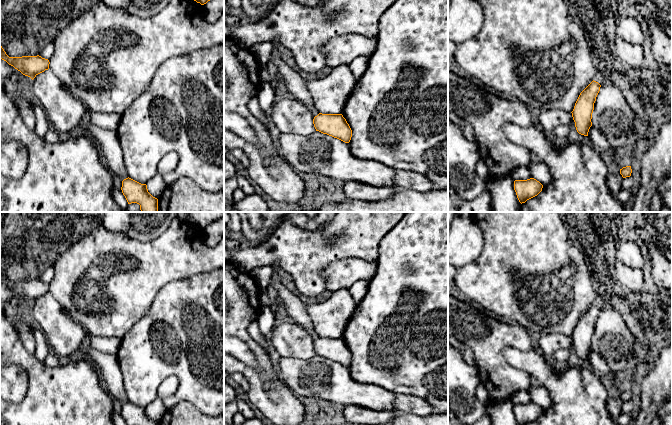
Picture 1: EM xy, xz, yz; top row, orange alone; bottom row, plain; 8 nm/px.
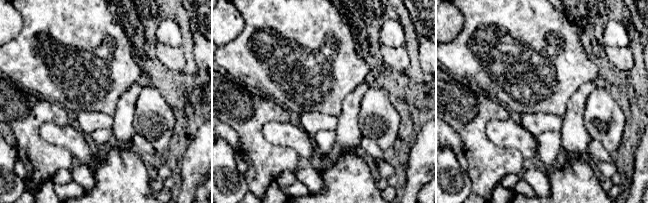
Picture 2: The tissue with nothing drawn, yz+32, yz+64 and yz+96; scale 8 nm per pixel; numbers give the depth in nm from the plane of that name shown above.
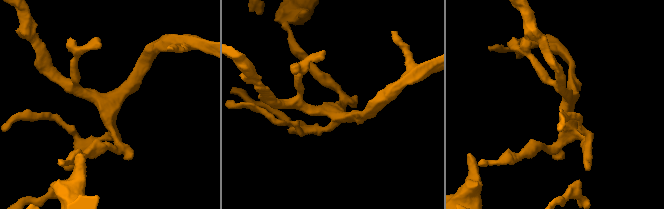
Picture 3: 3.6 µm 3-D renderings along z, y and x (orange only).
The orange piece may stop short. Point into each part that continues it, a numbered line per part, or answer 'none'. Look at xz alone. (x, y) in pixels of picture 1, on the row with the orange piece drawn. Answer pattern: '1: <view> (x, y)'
none

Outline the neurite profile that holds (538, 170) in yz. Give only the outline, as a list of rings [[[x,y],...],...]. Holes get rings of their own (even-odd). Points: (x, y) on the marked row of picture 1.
[[[536,160],[532,161],[527,166],[531,178],[539,181],[543,186],[549,184],[551,182],[551,174],[549,172],[548,167],[541,161]]]

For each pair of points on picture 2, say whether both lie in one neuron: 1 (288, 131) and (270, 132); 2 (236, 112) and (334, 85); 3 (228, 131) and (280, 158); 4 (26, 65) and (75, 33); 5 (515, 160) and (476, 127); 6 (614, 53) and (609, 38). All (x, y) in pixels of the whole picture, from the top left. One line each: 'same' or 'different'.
1: same
2: different
3: different
4: same
5: same
6: different

